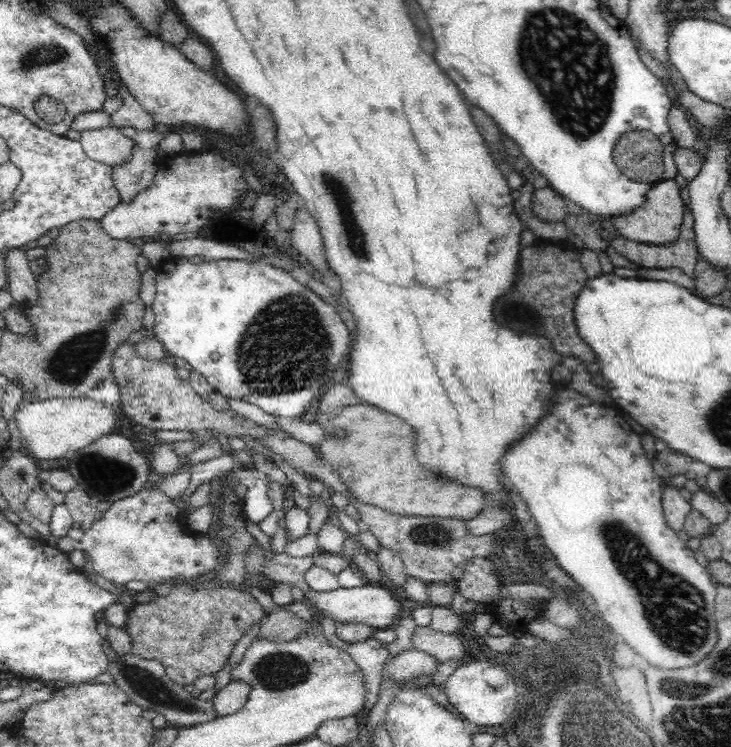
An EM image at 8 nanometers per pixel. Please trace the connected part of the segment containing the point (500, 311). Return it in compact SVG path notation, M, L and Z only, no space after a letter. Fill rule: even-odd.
M539 241L531 247L522 246L518 253L520 253L518 280L514 282L514 288L494 304L496 322L510 326L512 330L518 332L522 330L548 337L552 339L552 347L556 348L560 355L572 354L578 356L584 364L592 364L596 358L595 353L578 335L578 327L574 321L576 296L589 279L581 262L578 262L578 254L560 248L559 244Z

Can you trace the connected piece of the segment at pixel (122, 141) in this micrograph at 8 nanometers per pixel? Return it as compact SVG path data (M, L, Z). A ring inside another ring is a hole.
M111 124L98 130L83 130L79 141L88 158L112 168L126 164L132 158L133 139Z

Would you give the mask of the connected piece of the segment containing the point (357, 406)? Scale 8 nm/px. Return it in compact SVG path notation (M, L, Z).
M344 384L338 386L338 392L330 390L317 401L320 401L320 409L317 409L315 421L324 429L326 436L315 449L321 460L337 473L341 484L346 486L348 494L357 502L373 505L400 516L459 518L465 521L474 518L487 505L484 498L480 498L480 494L476 494L476 490L468 486L448 486L448 482L436 482L436 478L432 476L428 476L426 480L424 470L420 470L420 466L412 462L412 428L404 420L392 414L384 414L382 410L372 410L372 406L360 404L352 389Z

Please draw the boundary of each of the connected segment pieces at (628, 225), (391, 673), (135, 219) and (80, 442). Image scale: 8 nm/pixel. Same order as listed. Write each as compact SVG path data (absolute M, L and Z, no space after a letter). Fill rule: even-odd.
M663 179L648 185L646 204L640 206L640 209L634 210L631 214L611 217L614 228L620 236L634 242L656 246L672 244L674 240L678 240L684 216L684 201L682 201L680 189L674 179Z
M414 648L403 650L399 655L388 657L381 670L382 680L394 682L408 681L411 678L420 678L424 675L434 675L439 664L432 656Z
M200 152L200 156L163 156L157 166L152 182L136 198L128 203L121 202L101 218L100 225L112 238L155 240L163 232L170 236L196 232L214 216L214 212L240 209L242 194L248 192L248 182L242 176L242 170L218 154Z
M87 395L78 398L52 398L20 406L14 413L22 442L38 460L62 459L66 452L76 452L98 438L110 435L116 426L117 406L92 400Z

